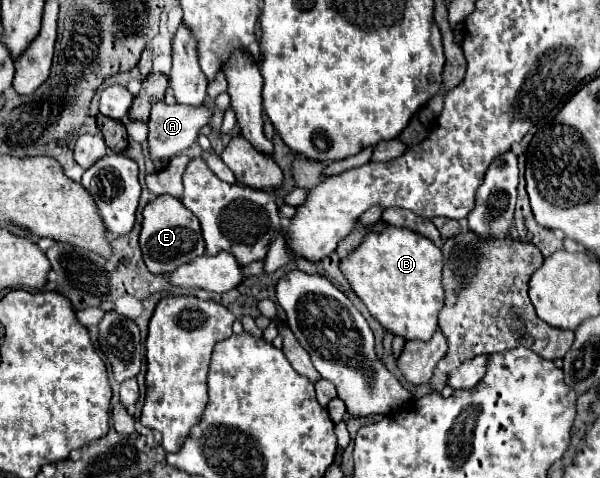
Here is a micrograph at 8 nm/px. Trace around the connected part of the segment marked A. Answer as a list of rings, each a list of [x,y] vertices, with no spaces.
[[[156,102],[152,106],[152,114],[148,120],[148,130],[150,130],[148,144],[150,144],[150,156],[152,156],[154,166],[160,166],[162,160],[170,160],[178,152],[190,148],[196,142],[200,128],[206,126],[212,116],[214,116],[214,110],[208,106],[192,108],[192,106],[182,106],[182,104],[168,106],[166,102]]]

